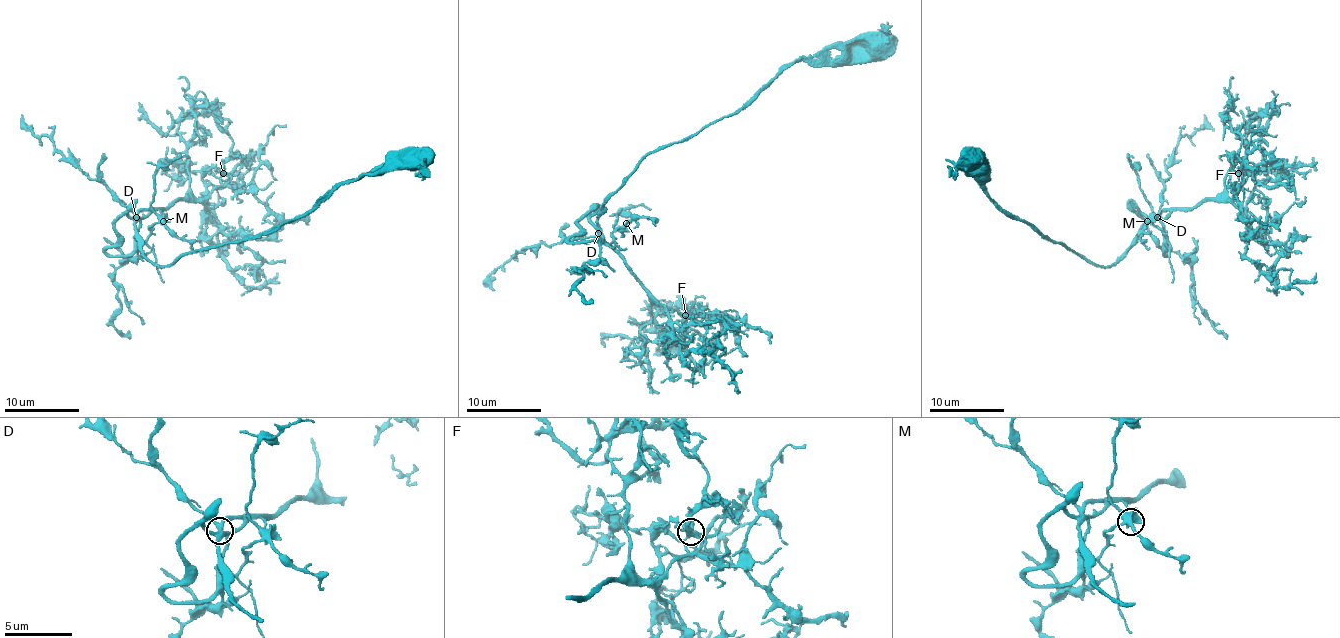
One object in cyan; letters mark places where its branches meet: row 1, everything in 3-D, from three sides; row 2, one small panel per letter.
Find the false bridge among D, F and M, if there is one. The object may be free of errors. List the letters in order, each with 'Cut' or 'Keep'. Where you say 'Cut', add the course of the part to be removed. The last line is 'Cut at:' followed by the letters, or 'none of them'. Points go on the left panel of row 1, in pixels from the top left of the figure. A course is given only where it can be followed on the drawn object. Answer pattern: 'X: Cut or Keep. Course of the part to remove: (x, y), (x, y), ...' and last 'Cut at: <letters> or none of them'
D: Keep
F: Keep
M: Keep
Cut at: none of them

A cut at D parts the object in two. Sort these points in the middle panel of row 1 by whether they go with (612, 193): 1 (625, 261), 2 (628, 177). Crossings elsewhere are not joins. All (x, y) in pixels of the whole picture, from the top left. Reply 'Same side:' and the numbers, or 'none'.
Same side: 1, 2

